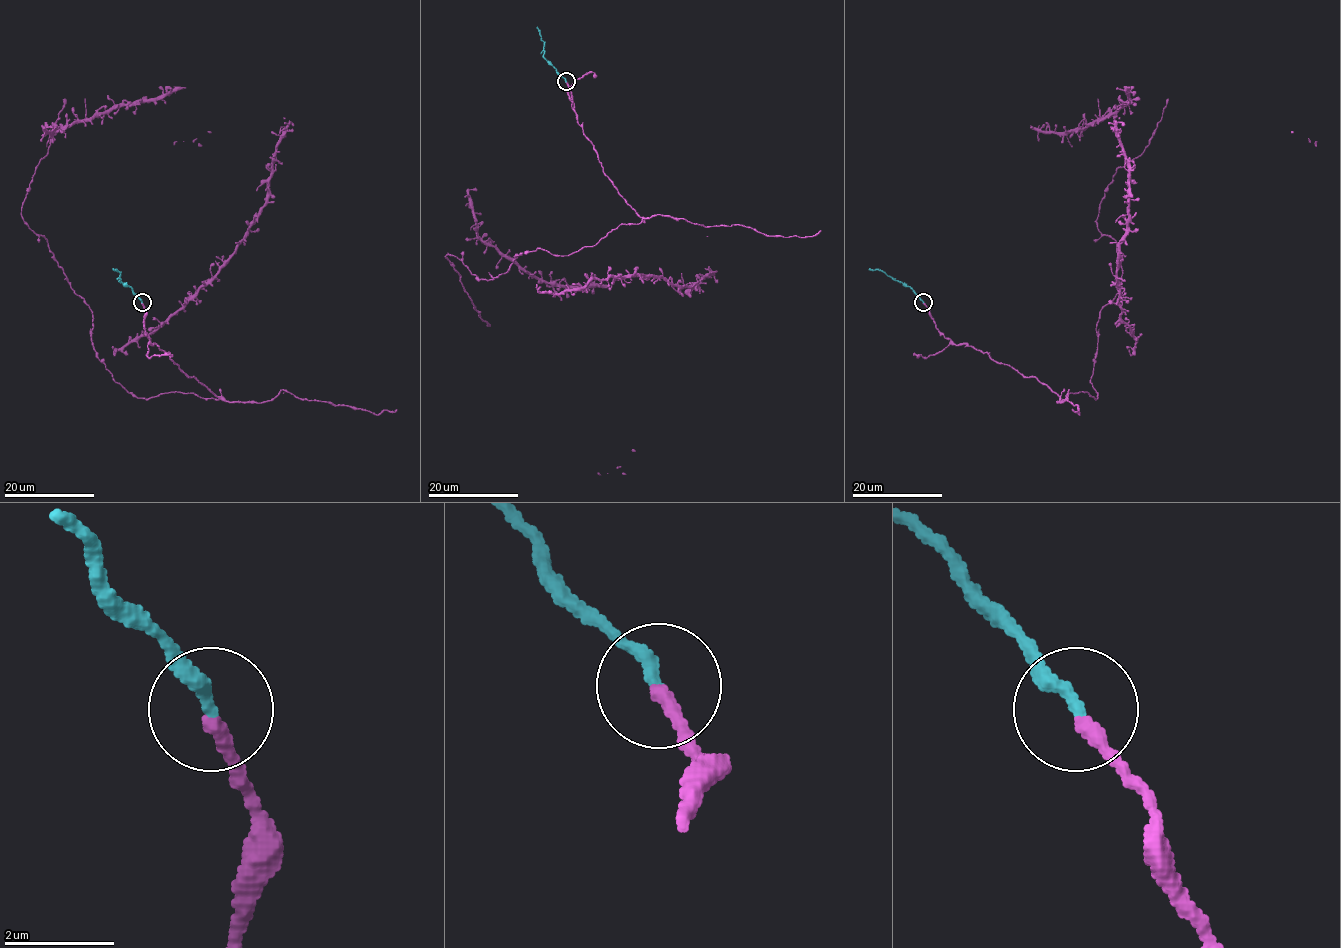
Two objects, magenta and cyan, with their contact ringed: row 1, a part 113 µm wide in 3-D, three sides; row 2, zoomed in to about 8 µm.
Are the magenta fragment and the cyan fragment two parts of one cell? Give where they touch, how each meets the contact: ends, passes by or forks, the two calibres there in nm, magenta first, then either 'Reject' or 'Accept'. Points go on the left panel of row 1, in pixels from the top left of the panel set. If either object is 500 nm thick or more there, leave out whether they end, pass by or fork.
Place: (142, 302). At the ring magenta ends. At the ring cyan ends. Thickness 260 nm (magenta) against 280 nm. Accept

